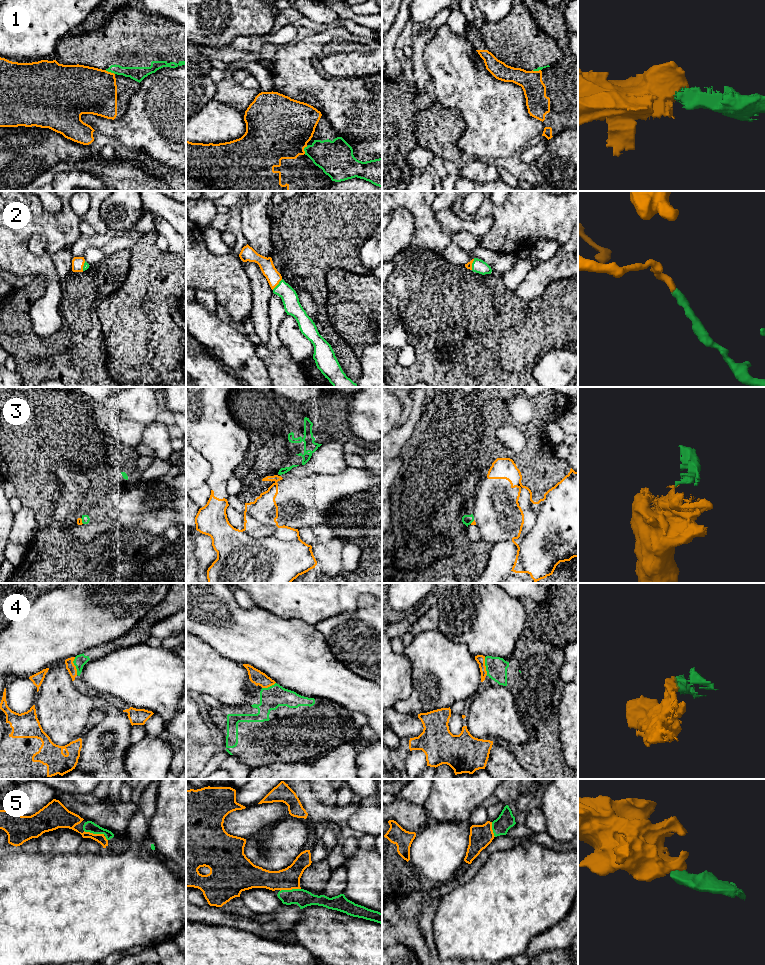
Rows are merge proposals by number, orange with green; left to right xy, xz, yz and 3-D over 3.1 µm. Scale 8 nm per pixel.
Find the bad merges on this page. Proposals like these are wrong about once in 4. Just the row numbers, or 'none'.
1, 3

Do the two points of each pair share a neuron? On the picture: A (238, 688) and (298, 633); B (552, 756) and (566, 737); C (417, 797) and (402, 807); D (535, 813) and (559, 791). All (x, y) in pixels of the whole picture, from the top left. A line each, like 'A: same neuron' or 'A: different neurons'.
A: different neurons
B: different neurons
C: different neurons
D: different neurons

